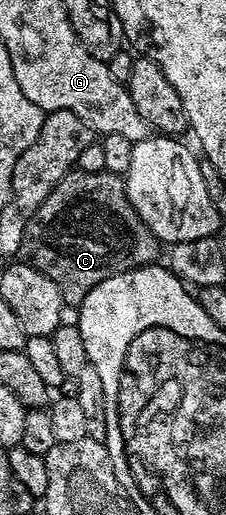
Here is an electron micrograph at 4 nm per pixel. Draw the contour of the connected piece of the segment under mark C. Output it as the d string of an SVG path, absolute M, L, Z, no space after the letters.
M77 169L67 173L48 193L44 205L36 209L36 213L28 221L28 229L24 229L24 241L20 252L21 262L35 267L44 277L48 277L60 289L60 297L67 307L81 307L84 297L100 281L137 267L149 267L158 255L160 241L144 225L144 221L136 213L132 201L128 201L128 193L123 176L113 175L104 170L100 173L84 173Z

